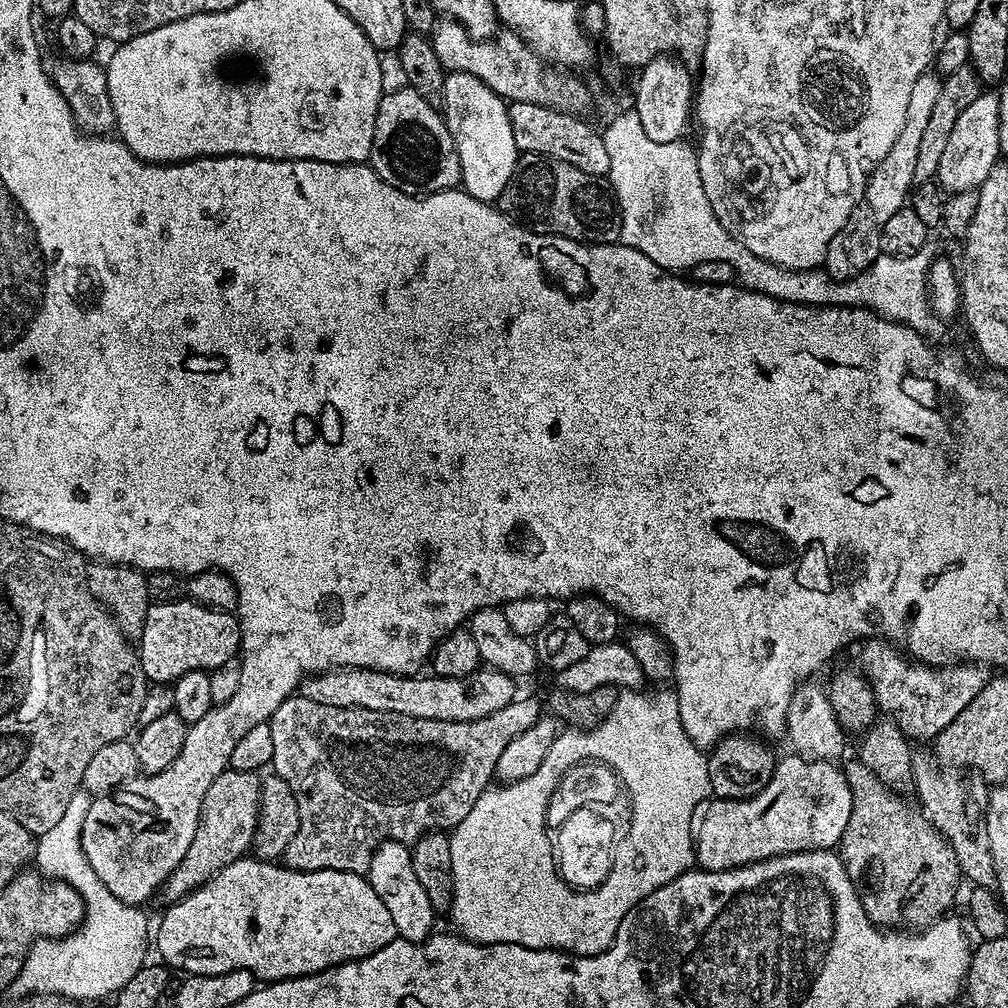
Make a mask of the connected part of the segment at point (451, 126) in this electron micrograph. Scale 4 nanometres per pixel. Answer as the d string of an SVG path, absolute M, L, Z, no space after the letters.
M448 72L442 115L458 150L463 191L478 198L483 204L499 201L502 190L506 190L506 182L510 182L510 174L514 174L518 155L514 130L510 130L508 104L504 97L486 86L486 82L474 78L474 74Z

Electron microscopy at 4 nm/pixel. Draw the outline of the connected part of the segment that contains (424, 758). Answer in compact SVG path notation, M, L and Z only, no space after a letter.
M302 694L289 696L278 710L274 710L271 720L268 721L270 734L274 737L274 758L270 768L273 773L294 790L294 798L298 802L298 834L290 846L286 846L282 857L283 867L294 868L298 872L317 872L318 870L338 870L339 872L353 872L364 876L370 866L372 851L378 847L383 840L397 840L406 845L415 844L418 838L422 838L427 832L437 830L451 830L470 814L474 802L484 793L485 788L493 783L496 763L502 758L502 750L522 734L522 730L530 730L534 722L542 715L540 704L536 700L523 700L517 698L511 704L502 706L498 714L490 714L486 718L478 718L470 722L454 722L453 720L431 720L430 718L410 718L393 712L379 712L378 710L362 710L361 708L343 708L342 706L322 706L322 702L310 702Z

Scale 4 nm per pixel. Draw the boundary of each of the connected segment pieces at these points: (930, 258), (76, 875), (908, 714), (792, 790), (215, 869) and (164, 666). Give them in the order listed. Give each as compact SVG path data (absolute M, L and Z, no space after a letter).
M928 239L913 255L885 256L881 254L868 267L868 276L860 280L860 292L872 292L872 310L897 322L911 321L911 316L933 315L927 288L928 273L939 255L936 239Z
M81 790L70 798L69 805L66 806L65 813L61 820L51 830L46 830L46 834L40 836L36 843L36 852L33 856L35 869L47 879L60 880L66 882L72 888L79 891L79 896L83 900L84 921L70 935L57 938L41 938L32 944L28 949L23 966L16 975L14 982L7 990L7 997L12 1000L21 1000L33 995L62 995L67 999L73 1000L98 1000L106 996L111 997L119 992L127 982L141 968L145 967L146 954L150 952L150 939L152 932L150 924L143 913L144 910L121 902L106 886L102 885L102 880L98 874L94 873L94 868L90 866L89 859L81 846L82 823L92 798L87 792Z
M883 638L865 639L859 648L858 668L870 681L877 709L894 720L912 742L935 741L936 735L946 730L946 726L950 726L950 722L954 722L954 718L978 698L990 679L989 669L979 662L953 662L939 666L921 664Z
M799 754L781 755L776 761L776 769L770 782L766 782L757 796L745 800L712 798L699 809L692 826L695 863L705 872L721 872L769 860L771 856L835 849L846 830L846 822L850 822L851 805L850 786L843 771L835 763L809 760Z
M228 768L222 774L218 774L218 778L214 778L214 782L210 782L210 790L206 790L206 794L202 798L202 810L200 811L200 817L198 818L198 830L194 834L194 842L190 842L190 850L186 850L186 858L182 858L182 862L177 868L170 874L170 878L164 883L162 889L162 896L165 896L165 901L175 902L181 900L188 893L193 892L195 888L200 888L206 883L211 876L216 876L222 869L226 866L230 866L234 861L241 859L245 855L244 852L253 847L256 838L256 827L260 824L260 790L262 787L262 780L259 775L255 772L243 772L242 770L234 770L233 768Z
M187 598L169 604L152 604L138 641L144 676L156 686L174 682L190 670L220 668L226 662L237 659L239 651L239 619L233 613L203 608Z

